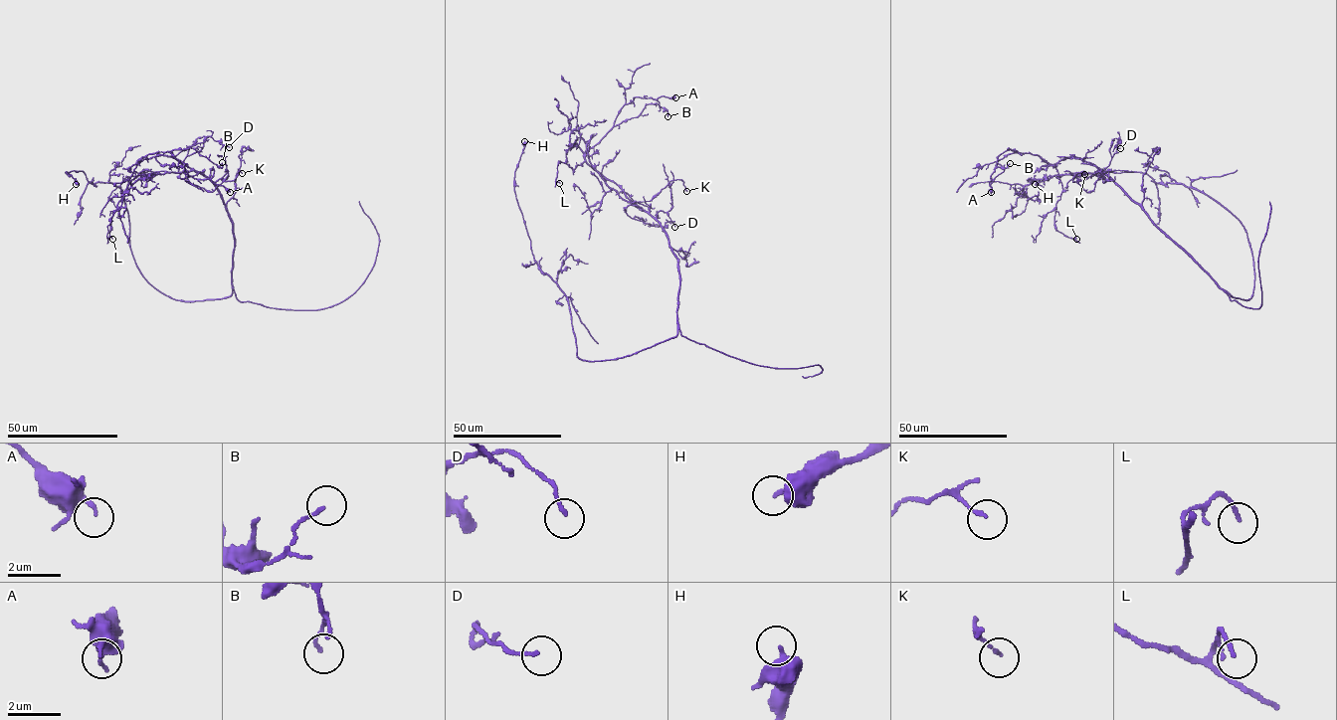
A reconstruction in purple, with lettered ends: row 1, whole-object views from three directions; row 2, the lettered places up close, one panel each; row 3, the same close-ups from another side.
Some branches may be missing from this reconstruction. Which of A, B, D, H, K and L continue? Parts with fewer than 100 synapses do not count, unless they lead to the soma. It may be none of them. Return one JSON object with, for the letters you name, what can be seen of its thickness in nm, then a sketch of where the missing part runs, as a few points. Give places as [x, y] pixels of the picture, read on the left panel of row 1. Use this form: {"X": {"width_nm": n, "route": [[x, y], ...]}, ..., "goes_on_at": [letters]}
{"goes_on_at": []}

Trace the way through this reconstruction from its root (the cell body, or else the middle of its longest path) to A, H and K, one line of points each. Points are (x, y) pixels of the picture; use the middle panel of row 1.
A: (675, 336), (679, 270), (667, 232), (585, 158), (585, 153), (612, 127), (618, 111), (636, 96), (675, 97)
H: (675, 336), (616, 359), (587, 361), (577, 355), (566, 296), (534, 260), (516, 197), (514, 170), (524, 141)
K: (675, 336), (678, 260), (664, 228), (631, 203), (650, 201), (677, 179), (683, 182), (686, 191)

